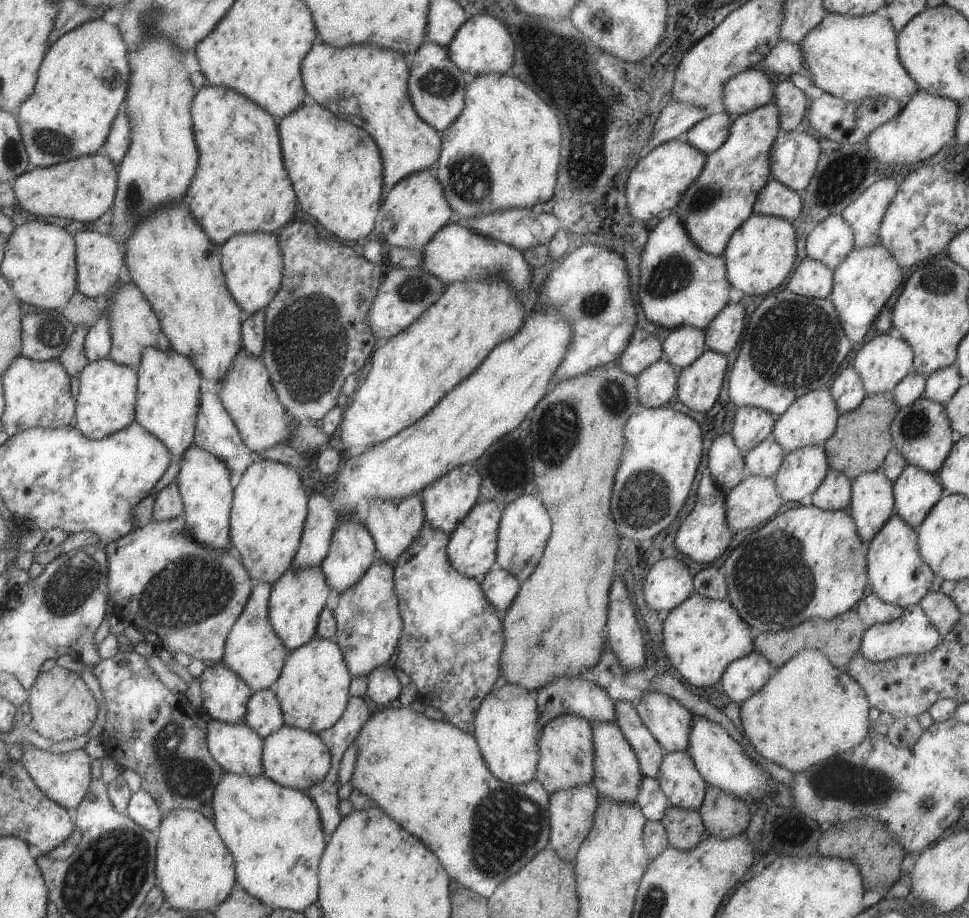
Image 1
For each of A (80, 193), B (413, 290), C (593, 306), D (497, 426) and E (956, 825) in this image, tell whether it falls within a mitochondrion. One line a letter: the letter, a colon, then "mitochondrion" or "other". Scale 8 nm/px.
A: other
B: mitochondrion
C: mitochondrion
D: other
E: other

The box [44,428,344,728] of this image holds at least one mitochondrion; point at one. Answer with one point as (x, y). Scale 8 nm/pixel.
(191, 589)

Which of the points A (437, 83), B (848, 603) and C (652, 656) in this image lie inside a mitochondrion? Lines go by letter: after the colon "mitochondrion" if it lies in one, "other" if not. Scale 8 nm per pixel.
A: mitochondrion
B: other
C: other

